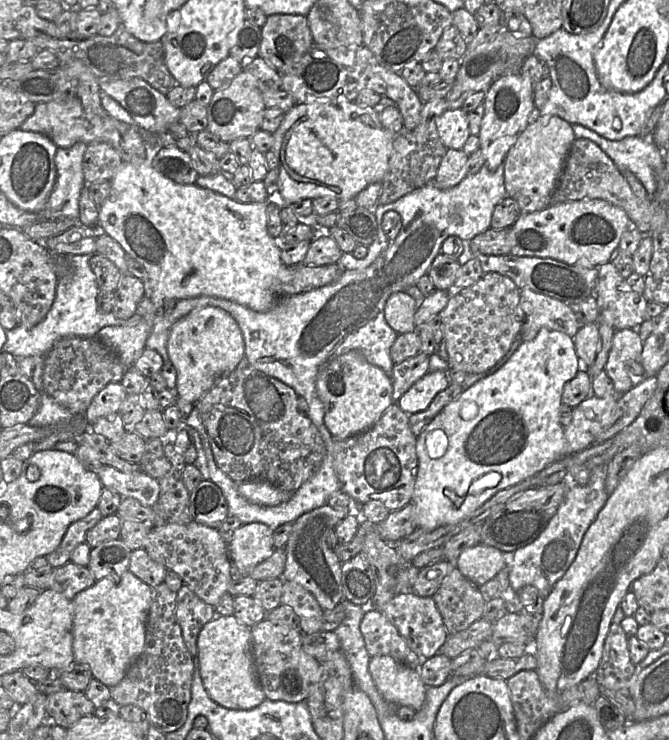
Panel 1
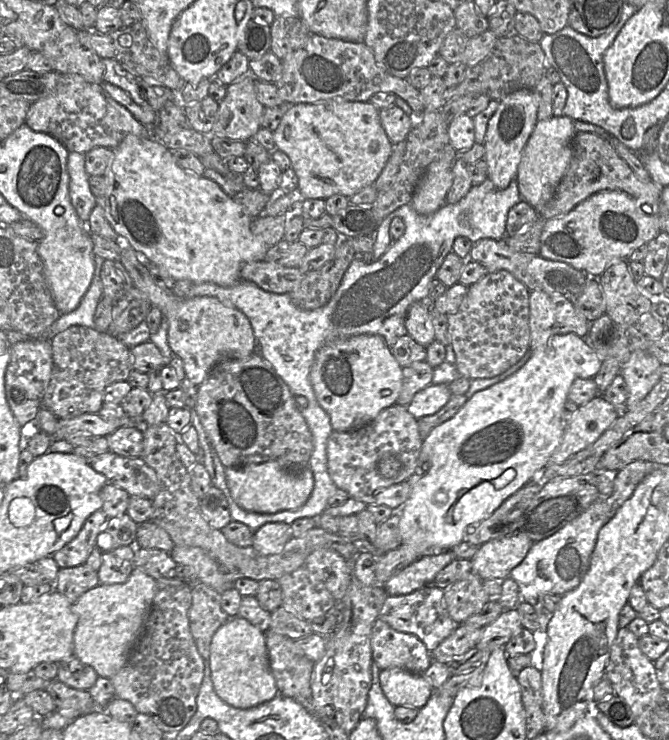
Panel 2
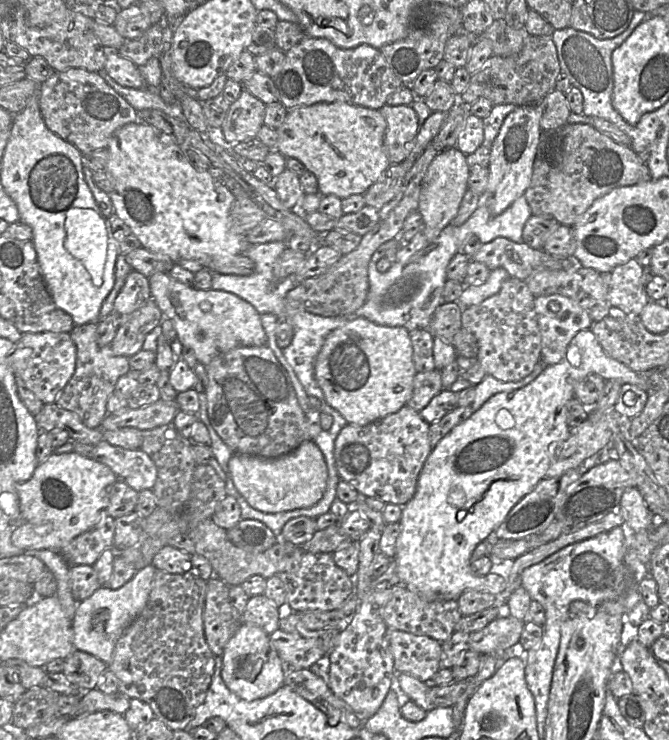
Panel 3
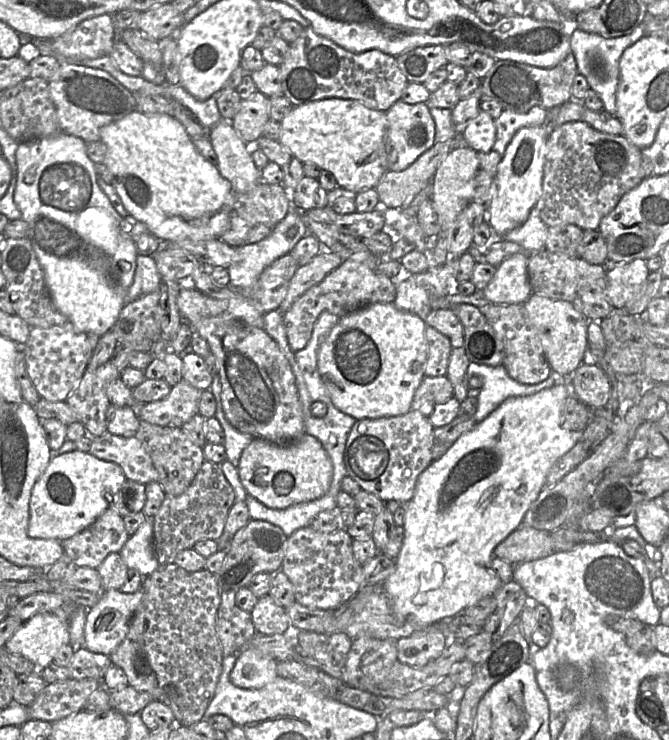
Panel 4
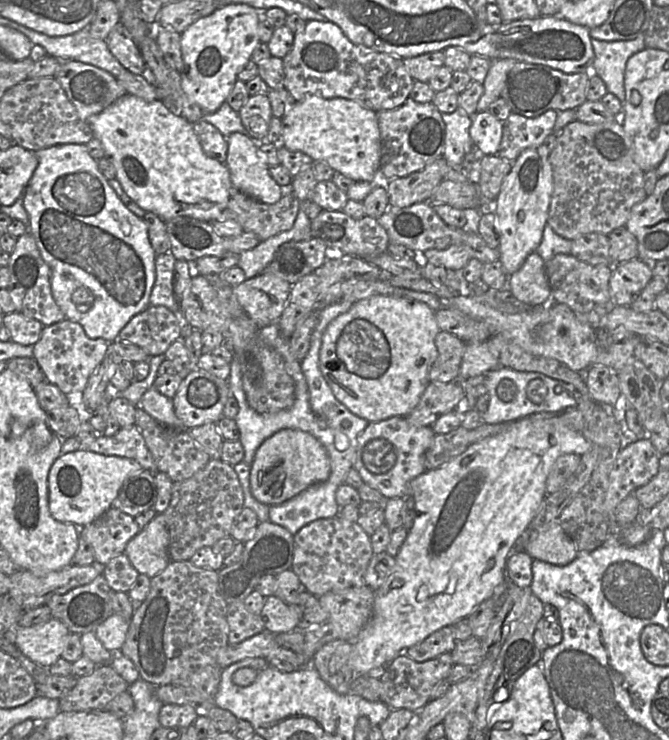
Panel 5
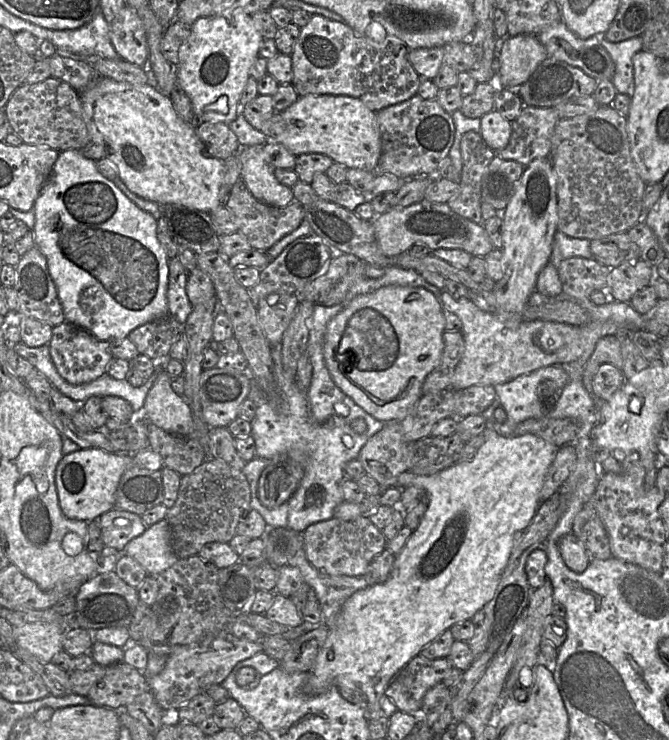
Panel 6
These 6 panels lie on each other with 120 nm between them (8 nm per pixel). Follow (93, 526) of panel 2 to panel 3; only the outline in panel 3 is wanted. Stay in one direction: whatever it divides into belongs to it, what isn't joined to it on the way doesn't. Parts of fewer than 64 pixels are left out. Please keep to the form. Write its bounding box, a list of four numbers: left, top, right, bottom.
[58,511,115,566]

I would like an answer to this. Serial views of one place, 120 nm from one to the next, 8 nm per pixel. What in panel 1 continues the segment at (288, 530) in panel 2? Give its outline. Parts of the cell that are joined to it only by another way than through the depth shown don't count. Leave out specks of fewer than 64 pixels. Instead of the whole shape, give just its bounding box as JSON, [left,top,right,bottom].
[227,522,275,574]

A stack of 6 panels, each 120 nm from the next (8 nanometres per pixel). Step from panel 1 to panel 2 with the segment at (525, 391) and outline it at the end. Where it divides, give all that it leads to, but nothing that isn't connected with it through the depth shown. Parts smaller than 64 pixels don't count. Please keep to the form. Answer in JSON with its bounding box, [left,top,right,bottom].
[399,333,601,557]

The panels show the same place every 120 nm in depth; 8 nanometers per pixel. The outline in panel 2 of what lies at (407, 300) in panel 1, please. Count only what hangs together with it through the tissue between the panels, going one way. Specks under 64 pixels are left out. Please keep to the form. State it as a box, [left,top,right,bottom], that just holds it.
[405,302,436,348]

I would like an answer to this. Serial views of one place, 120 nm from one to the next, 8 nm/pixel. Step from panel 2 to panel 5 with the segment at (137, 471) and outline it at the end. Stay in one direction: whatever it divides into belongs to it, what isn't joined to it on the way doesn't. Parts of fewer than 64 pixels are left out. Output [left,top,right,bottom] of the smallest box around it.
[79,425,158,472]

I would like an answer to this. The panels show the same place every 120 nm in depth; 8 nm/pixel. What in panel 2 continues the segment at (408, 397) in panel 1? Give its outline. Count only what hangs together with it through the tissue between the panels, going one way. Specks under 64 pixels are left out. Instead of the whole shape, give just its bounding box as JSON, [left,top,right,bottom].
[407,383,451,419]

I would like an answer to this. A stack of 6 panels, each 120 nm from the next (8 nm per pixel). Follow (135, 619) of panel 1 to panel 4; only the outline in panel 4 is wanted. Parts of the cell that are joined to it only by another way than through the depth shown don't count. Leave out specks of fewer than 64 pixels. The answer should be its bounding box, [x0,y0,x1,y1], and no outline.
[84,517,160,656]

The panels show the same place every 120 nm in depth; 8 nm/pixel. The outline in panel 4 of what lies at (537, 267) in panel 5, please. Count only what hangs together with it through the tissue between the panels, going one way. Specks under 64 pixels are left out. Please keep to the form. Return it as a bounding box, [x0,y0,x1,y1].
[482,252,532,304]

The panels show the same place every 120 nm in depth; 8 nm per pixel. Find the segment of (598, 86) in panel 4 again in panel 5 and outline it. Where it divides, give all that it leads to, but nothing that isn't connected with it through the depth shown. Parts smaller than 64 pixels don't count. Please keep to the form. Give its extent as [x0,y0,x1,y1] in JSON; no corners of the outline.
[591,35,646,104]

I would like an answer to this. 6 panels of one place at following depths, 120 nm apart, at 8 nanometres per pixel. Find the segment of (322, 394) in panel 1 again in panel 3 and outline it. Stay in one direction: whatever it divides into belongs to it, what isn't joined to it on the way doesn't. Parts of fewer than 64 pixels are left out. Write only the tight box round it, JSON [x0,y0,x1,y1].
[315,316,417,425]

